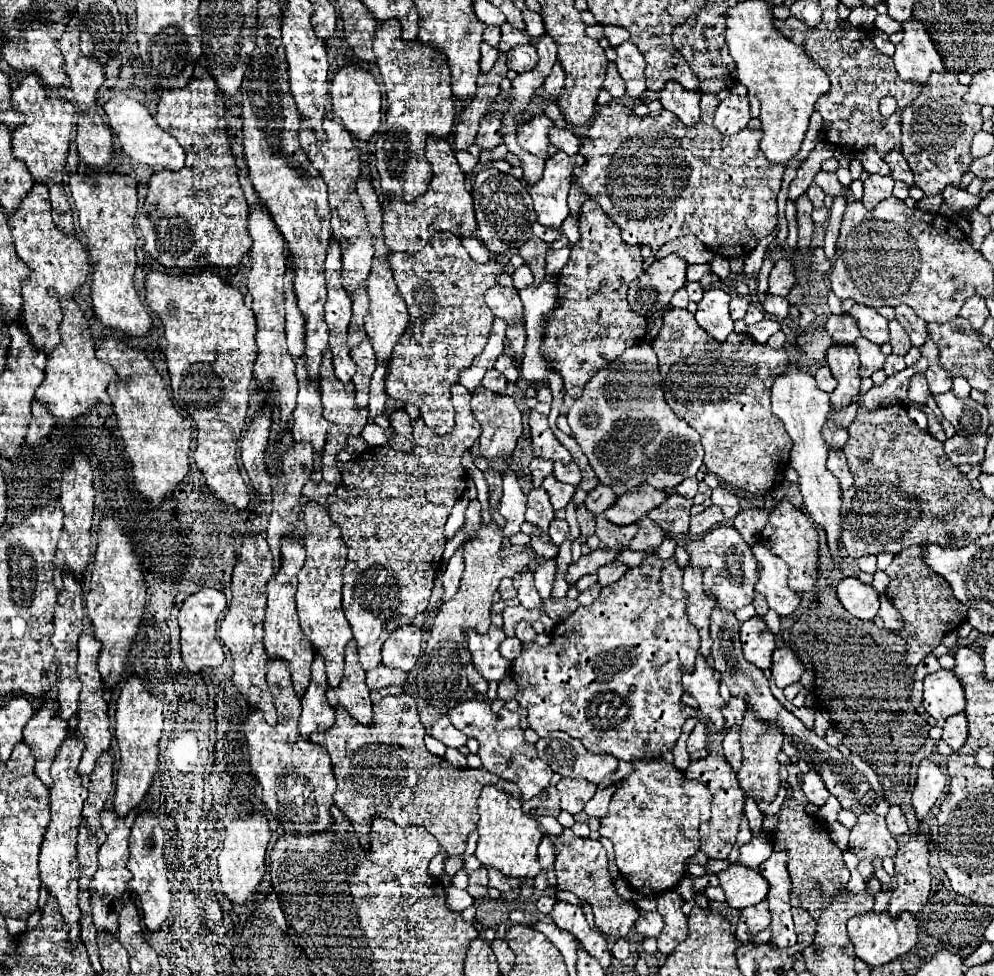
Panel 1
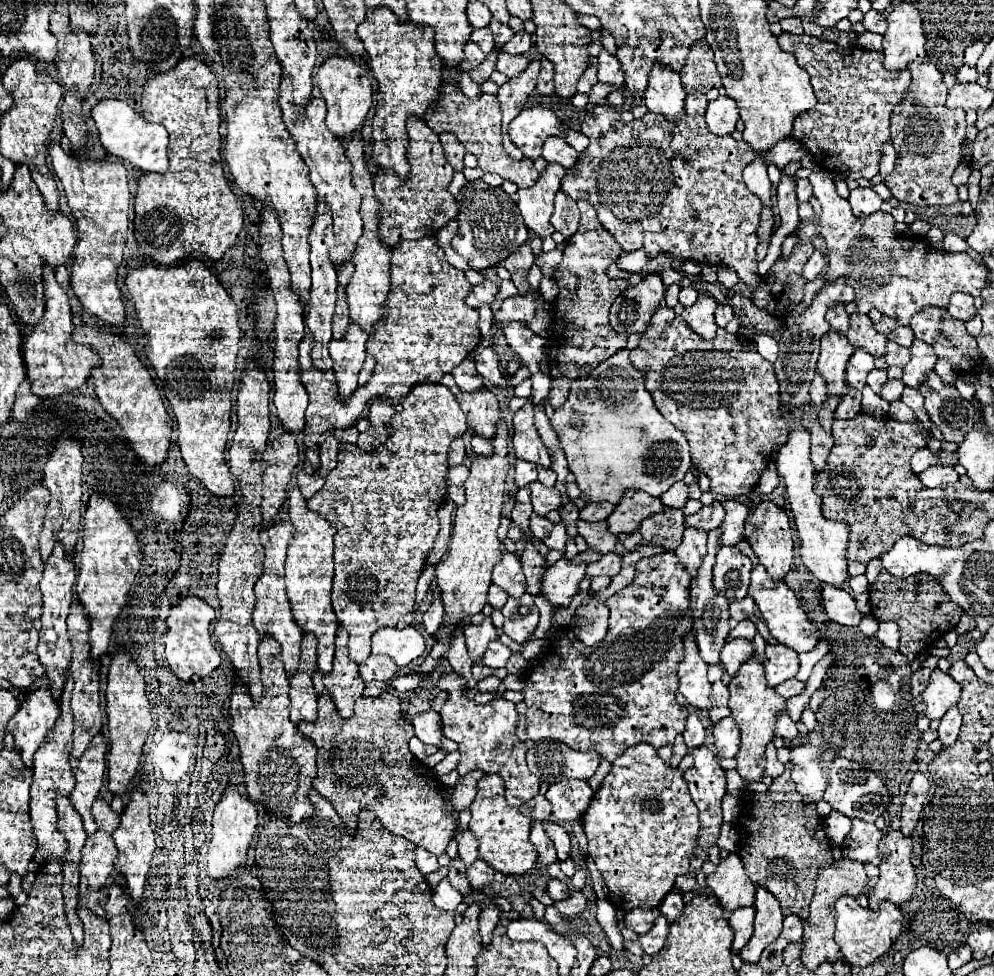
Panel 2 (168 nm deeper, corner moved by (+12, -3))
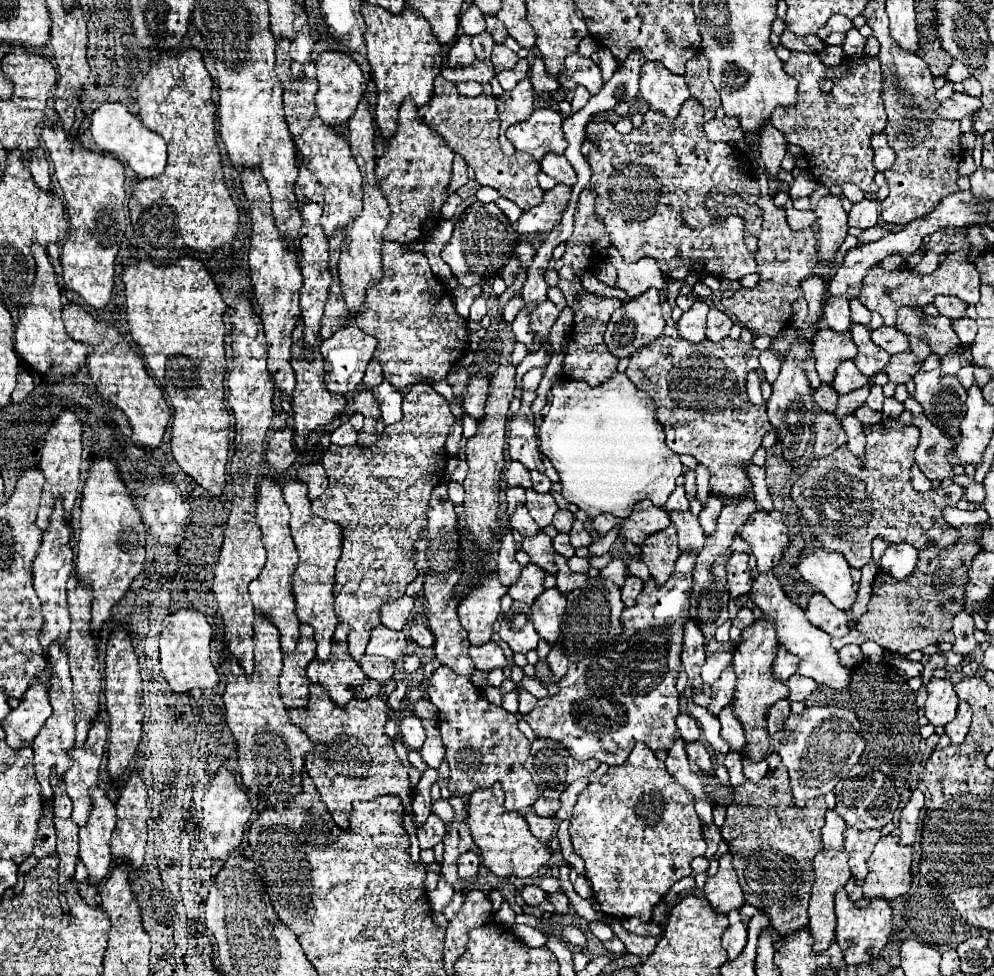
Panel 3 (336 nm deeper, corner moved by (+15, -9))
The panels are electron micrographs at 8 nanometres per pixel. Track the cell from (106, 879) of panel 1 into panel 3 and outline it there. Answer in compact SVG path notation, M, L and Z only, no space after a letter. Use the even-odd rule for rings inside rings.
M92 790L92 812L84 828L80 828L80 860L88 870L88 882L100 884L110 872L110 834L116 826L116 808L100 790Z

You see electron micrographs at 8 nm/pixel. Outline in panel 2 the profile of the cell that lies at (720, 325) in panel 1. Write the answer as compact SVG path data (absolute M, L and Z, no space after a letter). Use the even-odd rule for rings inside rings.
M701 294L693 306L681 312L681 316L701 338L713 340L717 332L717 324L713 316L715 308L717 308L717 302L709 294Z

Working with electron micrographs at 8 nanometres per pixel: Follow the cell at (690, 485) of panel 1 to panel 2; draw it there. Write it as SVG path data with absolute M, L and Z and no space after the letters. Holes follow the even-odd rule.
M675 482L663 496L661 496L663 504L669 508L683 508L687 502L687 484L685 482Z

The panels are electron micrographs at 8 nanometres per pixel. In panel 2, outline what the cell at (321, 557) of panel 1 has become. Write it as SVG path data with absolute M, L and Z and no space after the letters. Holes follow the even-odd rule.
M299 488L289 492L289 518L295 524L297 532L291 540L287 562L285 562L285 584L287 596L291 602L291 612L301 626L303 632L313 632L319 640L317 644L317 668L321 674L331 670L333 662L333 642L339 622L331 608L331 580L333 580L333 538L337 534L335 526L321 518L317 512L307 508L307 500L303 498Z

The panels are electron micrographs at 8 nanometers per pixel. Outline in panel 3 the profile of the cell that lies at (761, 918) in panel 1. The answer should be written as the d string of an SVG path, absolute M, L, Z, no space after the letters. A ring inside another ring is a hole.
M736 922L736 924L728 926L722 936L722 946L728 952L728 960L736 958L742 952L742 948L746 946L746 924Z

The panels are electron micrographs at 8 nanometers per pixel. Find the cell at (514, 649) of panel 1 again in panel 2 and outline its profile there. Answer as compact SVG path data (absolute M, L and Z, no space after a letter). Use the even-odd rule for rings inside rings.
M493 640L493 642L489 642L489 648L485 650L481 662L491 668L503 668L507 664L509 656L511 656L511 650L501 640Z

